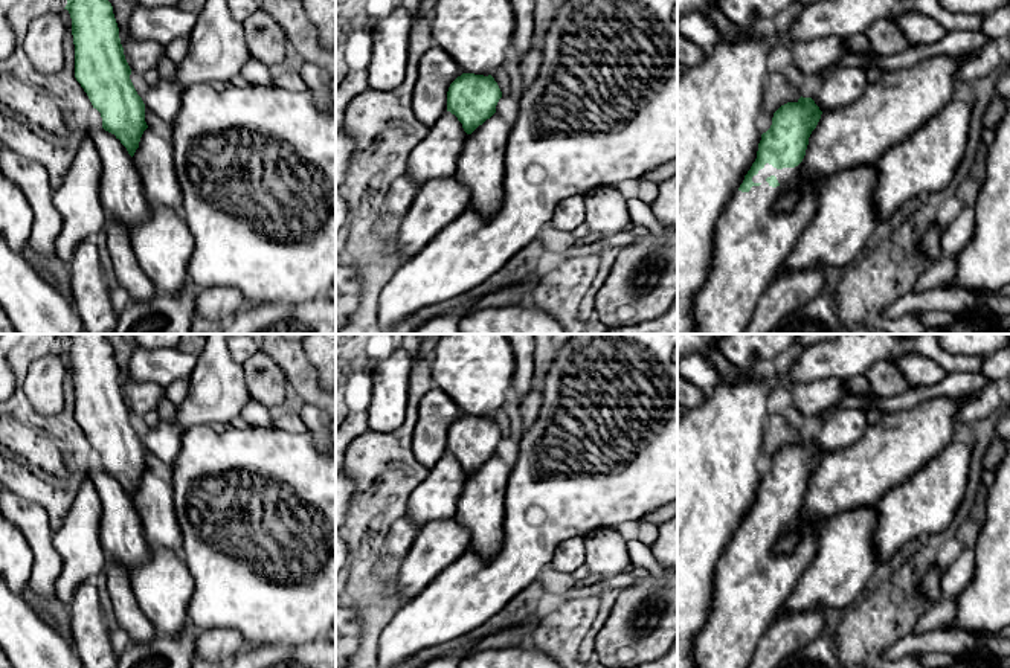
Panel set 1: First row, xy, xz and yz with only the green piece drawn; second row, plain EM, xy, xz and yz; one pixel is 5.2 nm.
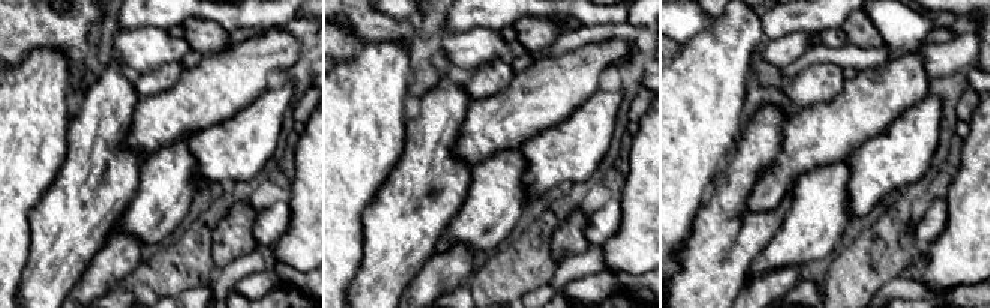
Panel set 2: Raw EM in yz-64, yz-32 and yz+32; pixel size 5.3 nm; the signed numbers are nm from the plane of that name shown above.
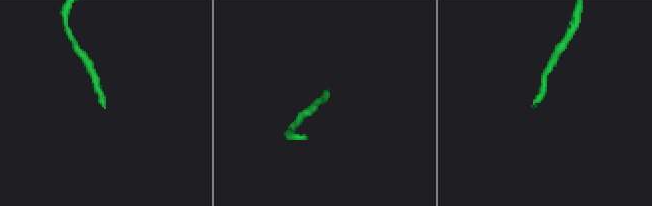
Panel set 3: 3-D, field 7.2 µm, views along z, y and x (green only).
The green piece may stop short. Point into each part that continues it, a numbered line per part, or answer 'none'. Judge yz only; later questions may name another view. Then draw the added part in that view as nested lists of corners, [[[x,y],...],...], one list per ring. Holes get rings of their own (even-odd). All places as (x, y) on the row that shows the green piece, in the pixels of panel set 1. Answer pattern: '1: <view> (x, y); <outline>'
1: yz (752, 240); [[[766,163],[749,192],[737,191],[716,224],[712,262],[706,282],[694,297],[693,317],[697,334],[745,334],[758,300],[777,279],[796,241],[812,221],[822,181],[807,178],[799,165],[777,169]],[[789,191],[799,192],[792,212],[778,212],[775,203]]]

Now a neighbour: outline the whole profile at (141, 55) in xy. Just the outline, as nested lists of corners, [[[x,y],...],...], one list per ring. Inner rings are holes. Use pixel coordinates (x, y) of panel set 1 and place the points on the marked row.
[[[131,37],[122,47],[131,72],[140,75],[157,69],[160,59],[165,56],[165,46],[157,41],[139,41]]]

